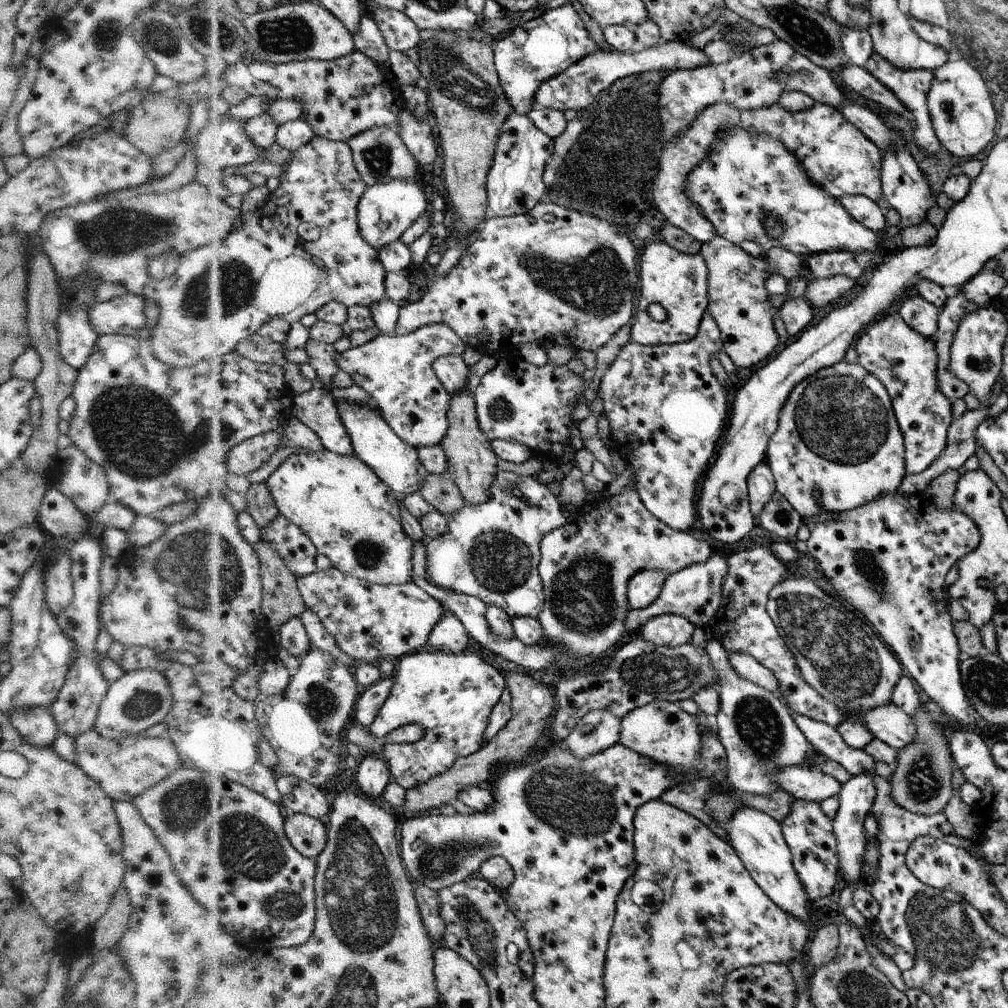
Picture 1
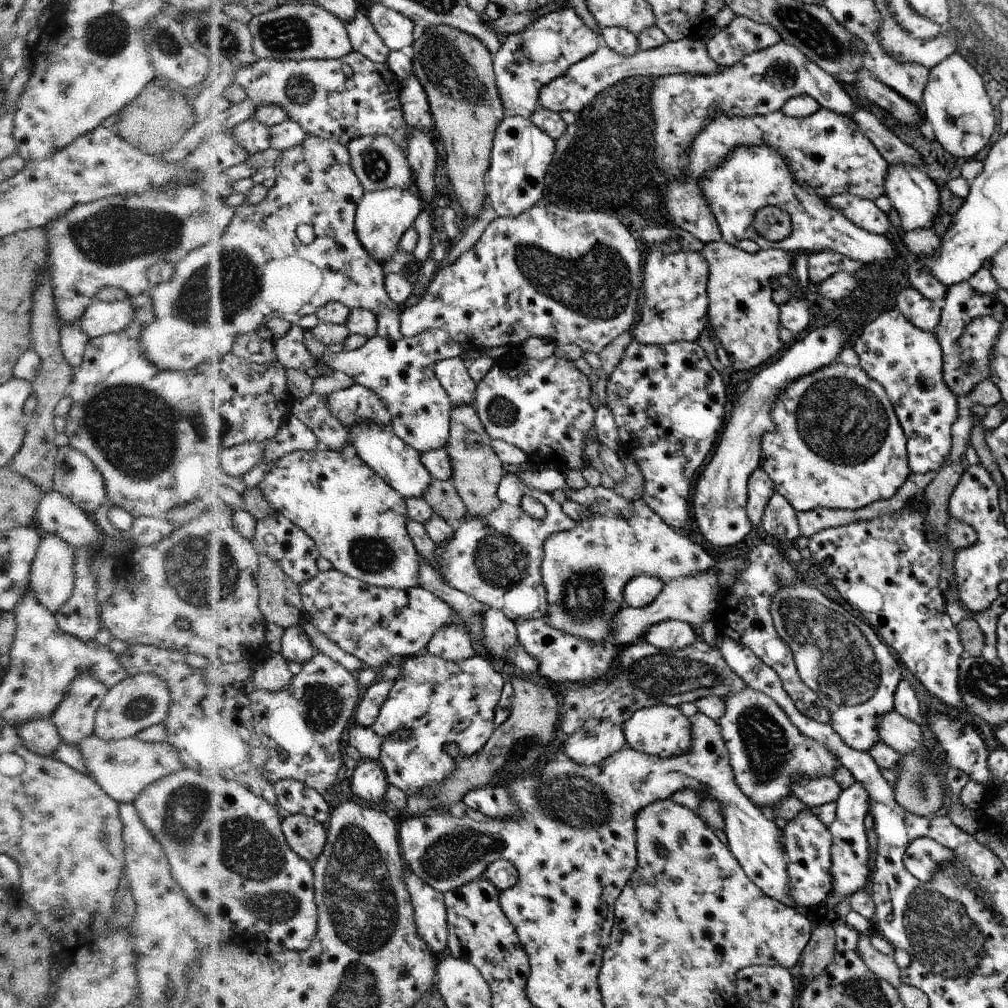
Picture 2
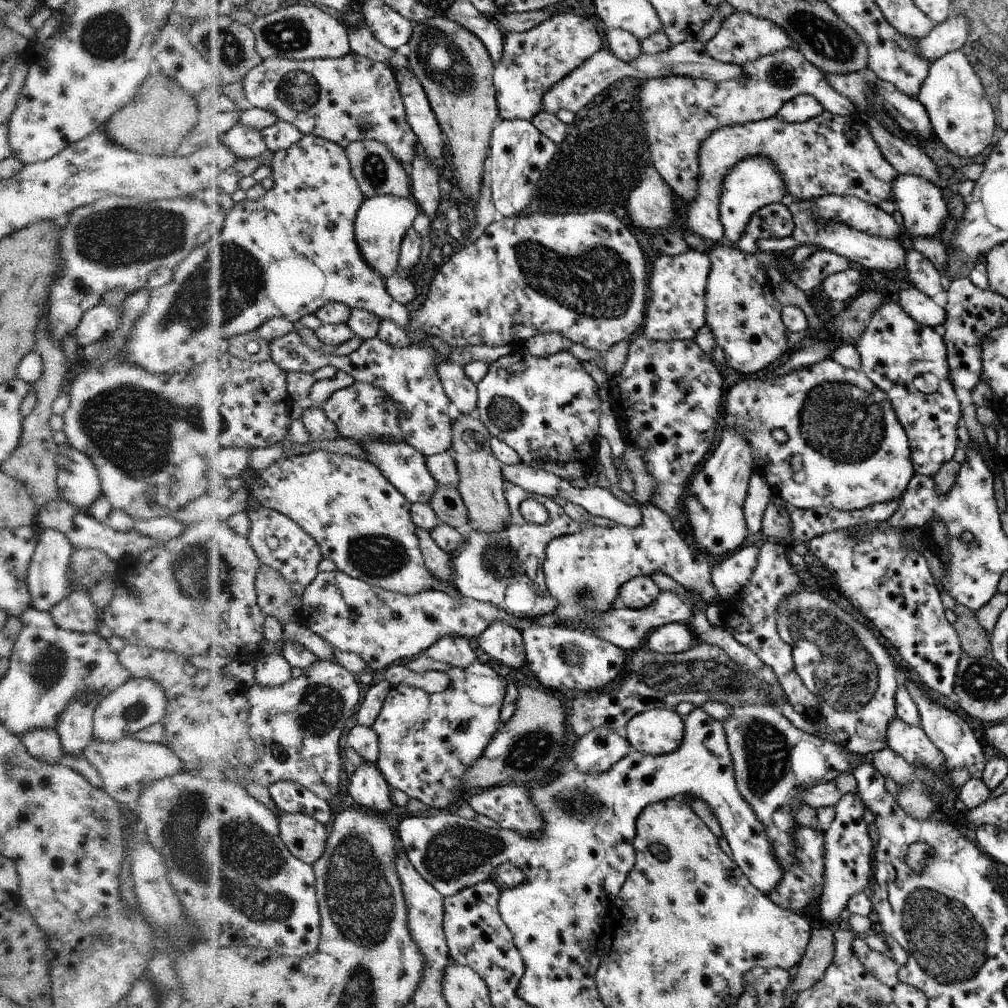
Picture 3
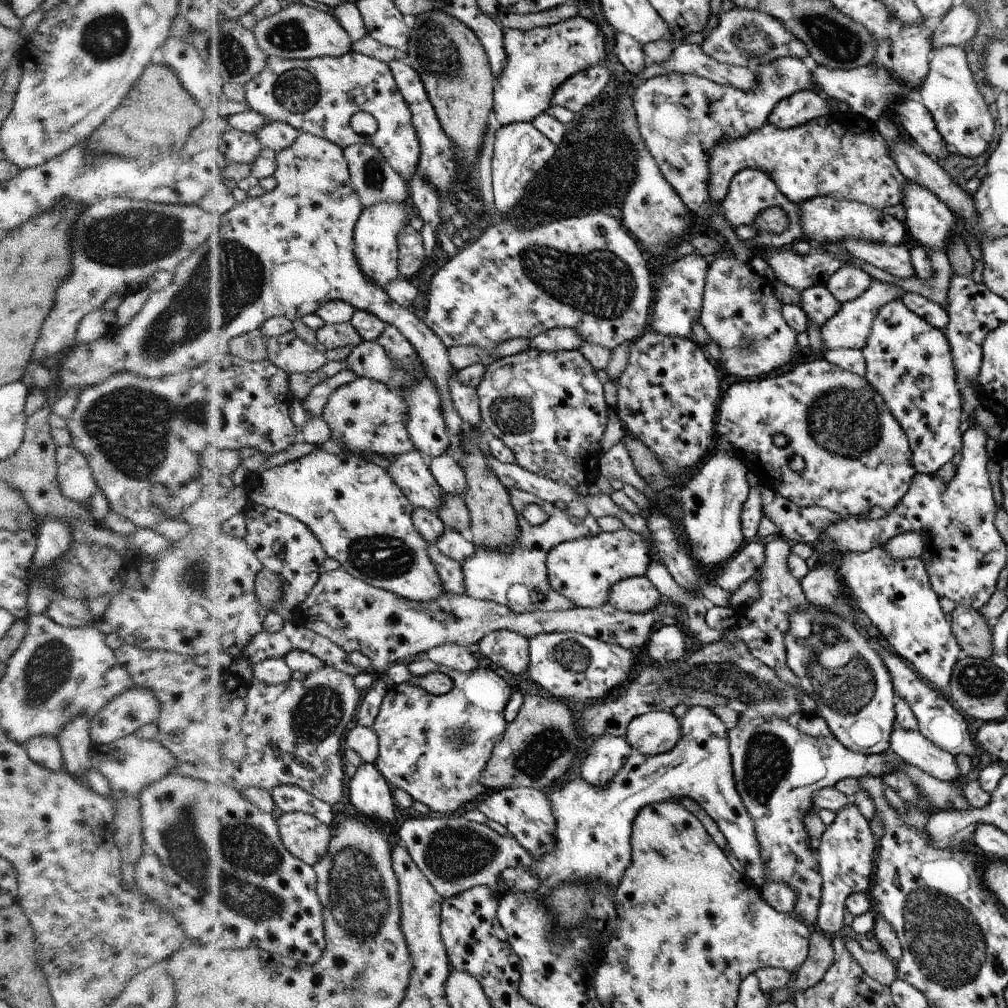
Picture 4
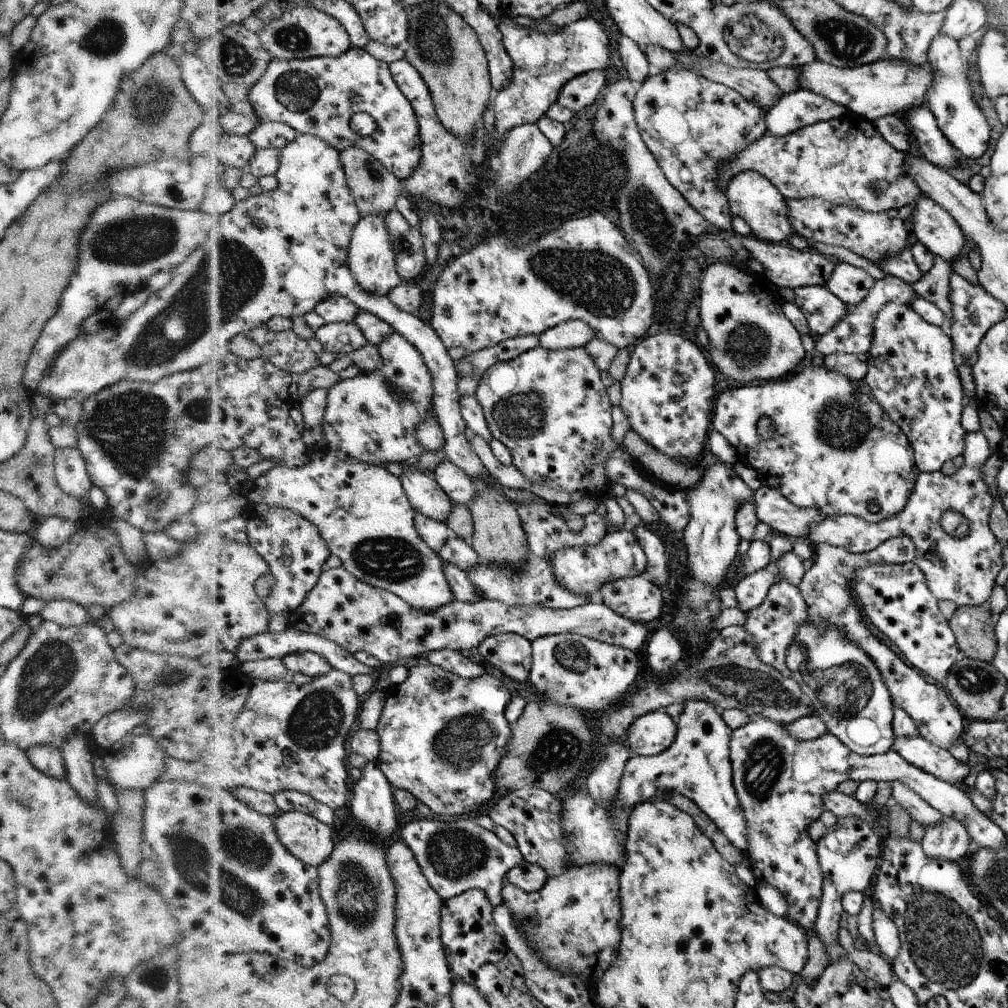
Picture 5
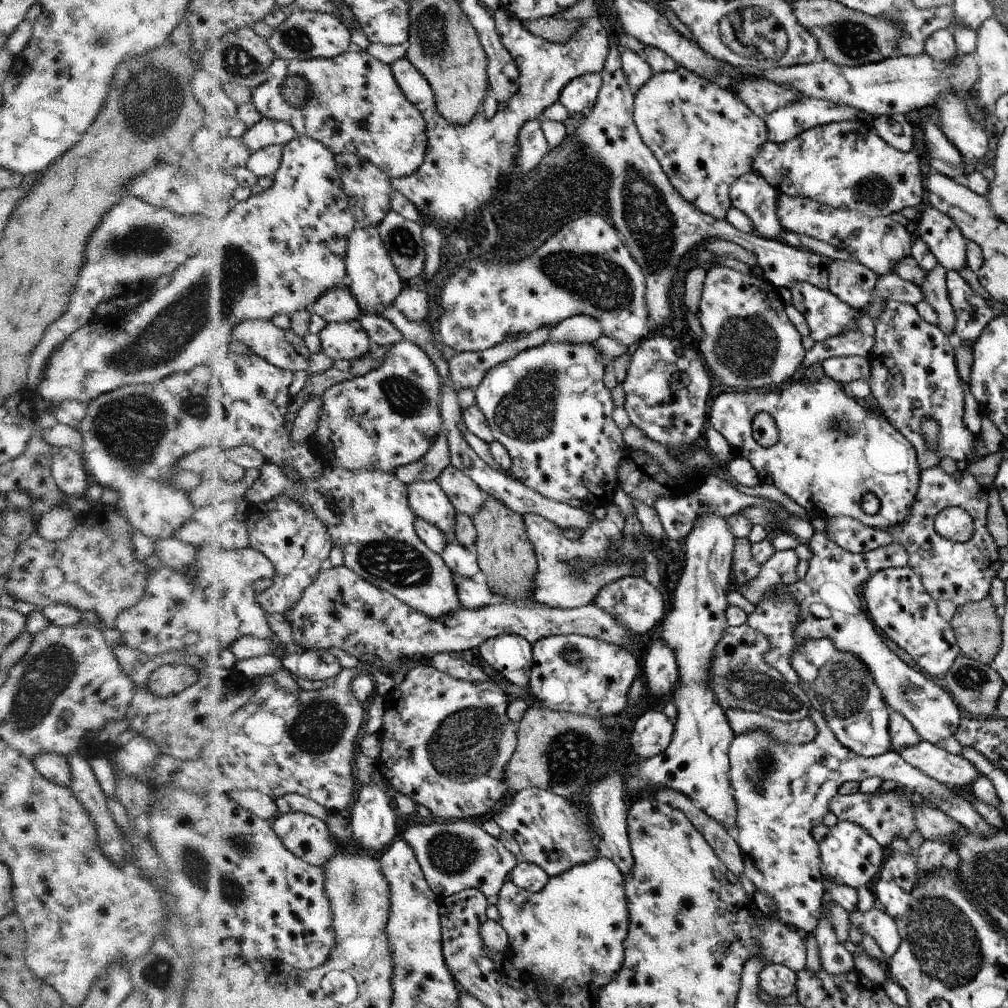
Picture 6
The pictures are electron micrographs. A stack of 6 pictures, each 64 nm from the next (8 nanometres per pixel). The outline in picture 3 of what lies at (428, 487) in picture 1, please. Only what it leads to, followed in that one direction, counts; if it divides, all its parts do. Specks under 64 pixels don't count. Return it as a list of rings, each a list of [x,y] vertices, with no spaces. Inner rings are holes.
[[[439,486],[431,505],[434,510],[437,510],[444,523],[448,523],[458,530],[469,524],[469,514],[458,487]]]

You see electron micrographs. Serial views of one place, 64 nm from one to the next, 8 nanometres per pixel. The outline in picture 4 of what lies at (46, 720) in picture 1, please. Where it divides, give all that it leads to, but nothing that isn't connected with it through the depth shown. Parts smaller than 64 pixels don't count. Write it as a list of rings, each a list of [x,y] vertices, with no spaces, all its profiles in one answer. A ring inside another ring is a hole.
[[[34,737],[24,747],[30,760],[38,766],[52,772],[64,770],[61,746],[56,737]]]

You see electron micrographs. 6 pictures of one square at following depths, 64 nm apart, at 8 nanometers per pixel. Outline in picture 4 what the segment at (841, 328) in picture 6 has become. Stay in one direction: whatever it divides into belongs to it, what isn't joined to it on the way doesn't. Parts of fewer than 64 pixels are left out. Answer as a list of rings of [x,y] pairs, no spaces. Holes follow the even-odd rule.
[[[814,285],[806,290],[799,291],[800,307],[820,329],[832,317],[836,317],[841,309],[841,302],[829,291],[825,285]]]

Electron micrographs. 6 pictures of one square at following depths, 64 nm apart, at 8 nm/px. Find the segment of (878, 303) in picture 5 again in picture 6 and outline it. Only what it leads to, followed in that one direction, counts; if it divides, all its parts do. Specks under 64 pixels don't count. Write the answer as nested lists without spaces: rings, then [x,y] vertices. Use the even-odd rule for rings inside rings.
[[[896,273],[881,276],[873,290],[874,297],[909,303],[916,306],[919,302],[924,301],[921,288],[910,282],[900,278]],[[864,313],[858,316],[854,328],[845,330],[841,335],[827,338],[822,342],[815,342],[814,346],[806,351],[802,368],[810,368],[832,357],[859,356],[868,358],[875,343],[874,321]]]

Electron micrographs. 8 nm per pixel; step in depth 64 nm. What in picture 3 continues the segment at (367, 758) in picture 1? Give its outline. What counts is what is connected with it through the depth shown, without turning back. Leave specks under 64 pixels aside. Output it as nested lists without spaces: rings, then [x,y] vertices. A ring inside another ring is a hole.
[[[365,761],[364,764],[360,765],[357,768],[357,771],[352,775],[349,786],[351,796],[361,808],[384,815],[388,815],[389,810],[394,808],[394,800],[392,800],[394,789],[389,783],[389,779],[385,777],[385,774],[378,763]]]

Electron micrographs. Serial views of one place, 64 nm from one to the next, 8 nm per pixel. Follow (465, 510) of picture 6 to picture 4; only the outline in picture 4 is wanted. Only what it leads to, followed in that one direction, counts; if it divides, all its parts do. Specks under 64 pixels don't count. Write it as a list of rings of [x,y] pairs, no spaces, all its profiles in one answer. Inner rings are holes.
[[[448,453],[430,460],[431,469],[446,492],[462,497],[468,488],[465,471],[454,455]]]

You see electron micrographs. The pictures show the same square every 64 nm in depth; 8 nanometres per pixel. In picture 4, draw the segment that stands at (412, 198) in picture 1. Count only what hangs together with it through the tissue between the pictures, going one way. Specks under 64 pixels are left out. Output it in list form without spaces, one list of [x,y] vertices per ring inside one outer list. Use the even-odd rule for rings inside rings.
[[[383,202],[366,207],[356,232],[356,256],[362,270],[369,279],[382,288],[386,288],[398,280],[401,274],[401,246],[400,238],[402,229],[410,224],[410,214],[417,213],[414,204],[410,207],[402,203]]]

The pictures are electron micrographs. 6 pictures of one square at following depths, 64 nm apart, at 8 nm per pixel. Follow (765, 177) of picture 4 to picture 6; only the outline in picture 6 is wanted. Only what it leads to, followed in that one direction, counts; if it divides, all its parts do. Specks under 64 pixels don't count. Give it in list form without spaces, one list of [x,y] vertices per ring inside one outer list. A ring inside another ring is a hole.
[[[754,170],[732,185],[732,207],[741,210],[753,222],[759,235],[771,239],[783,234],[784,228],[778,216],[780,193],[774,186]]]

